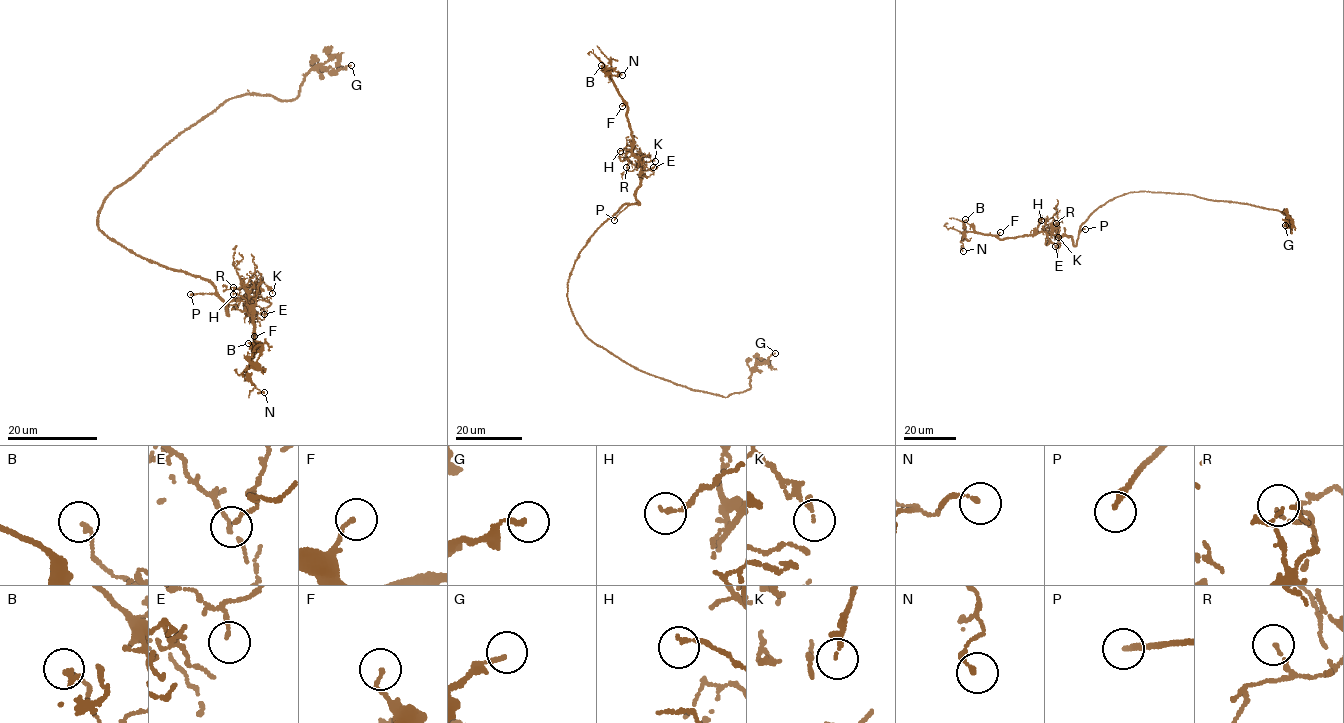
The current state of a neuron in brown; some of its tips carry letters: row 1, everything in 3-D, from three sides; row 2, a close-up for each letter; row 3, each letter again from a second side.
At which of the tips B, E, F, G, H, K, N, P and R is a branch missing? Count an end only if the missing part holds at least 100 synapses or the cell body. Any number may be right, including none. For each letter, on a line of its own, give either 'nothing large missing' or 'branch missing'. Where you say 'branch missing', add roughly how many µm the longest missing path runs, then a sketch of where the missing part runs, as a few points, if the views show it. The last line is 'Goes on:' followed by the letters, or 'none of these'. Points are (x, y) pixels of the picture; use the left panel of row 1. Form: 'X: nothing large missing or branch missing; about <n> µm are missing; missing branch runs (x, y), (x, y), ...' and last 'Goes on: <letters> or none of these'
B: nothing large missing
E: nothing large missing
F: nothing large missing
G: nothing large missing
H: nothing large missing
K: nothing large missing
N: nothing large missing
P: branch missing; about 120 µm are missing
R: nothing large missing
Goes on: P

